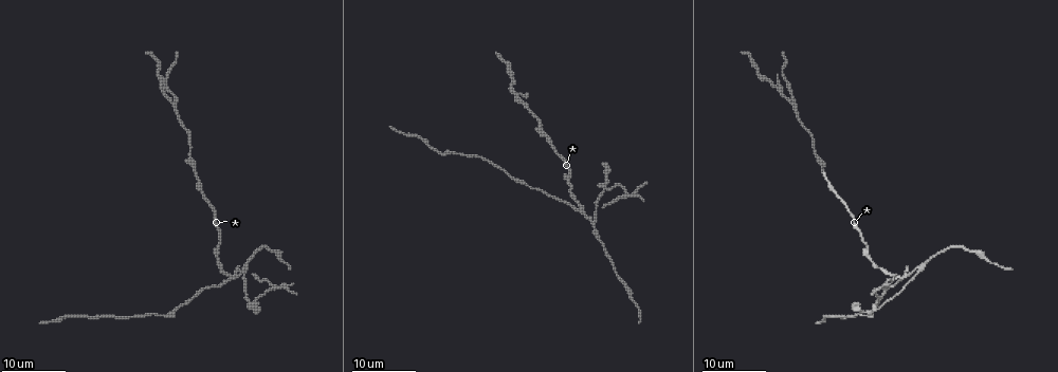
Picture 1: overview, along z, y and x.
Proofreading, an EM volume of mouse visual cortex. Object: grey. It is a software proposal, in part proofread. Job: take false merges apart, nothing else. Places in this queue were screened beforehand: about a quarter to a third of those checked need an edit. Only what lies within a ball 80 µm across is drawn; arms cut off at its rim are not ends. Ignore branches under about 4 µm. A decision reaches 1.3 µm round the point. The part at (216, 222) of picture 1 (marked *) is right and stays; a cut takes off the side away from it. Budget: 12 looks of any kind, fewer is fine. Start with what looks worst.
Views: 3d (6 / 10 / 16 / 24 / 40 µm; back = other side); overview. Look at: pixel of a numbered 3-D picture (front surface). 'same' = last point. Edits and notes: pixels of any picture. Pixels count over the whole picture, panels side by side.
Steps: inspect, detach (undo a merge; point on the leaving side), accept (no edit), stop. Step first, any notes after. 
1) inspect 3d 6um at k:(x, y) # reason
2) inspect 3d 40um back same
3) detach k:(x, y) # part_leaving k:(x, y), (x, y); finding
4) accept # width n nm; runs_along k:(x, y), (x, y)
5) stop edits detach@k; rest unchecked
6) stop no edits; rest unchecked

inspect 3d 16um at 1:(173, 103) # two arms in line, one across

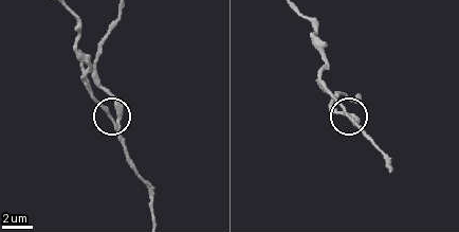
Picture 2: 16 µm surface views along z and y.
inspect 3d 10um at 2:(349, 115)

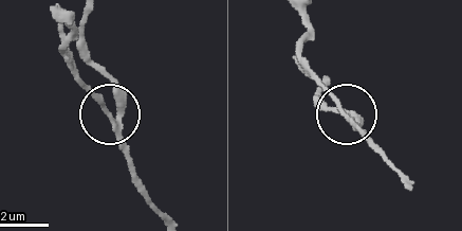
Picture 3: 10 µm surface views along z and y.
detach 3:(123, 91) # part_leaving 3:(115, 121), (111, 81), (85, 38), (87, 14); a second neuron is stuck on

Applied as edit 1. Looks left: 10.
inspect overview

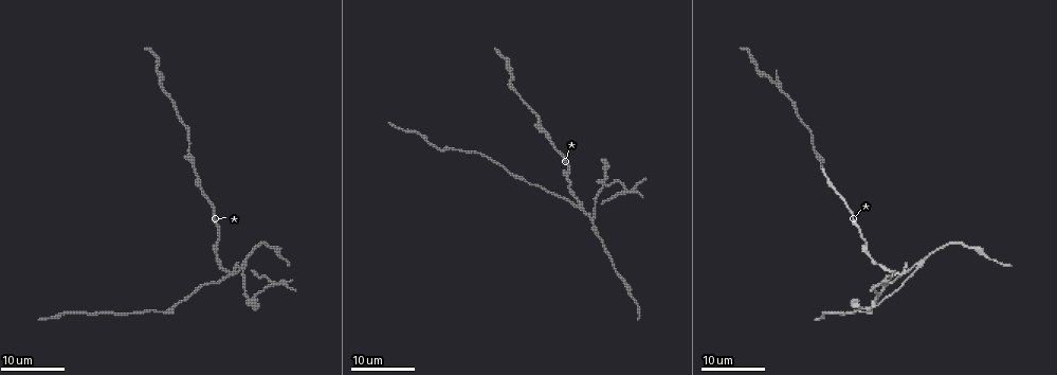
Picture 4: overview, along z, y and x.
inspect 3d 16um at 4:(578, 205) # three arms meet

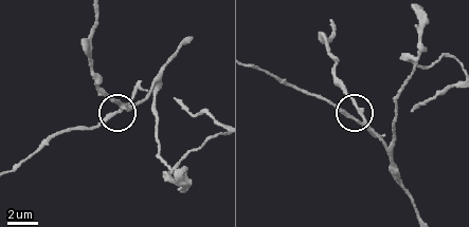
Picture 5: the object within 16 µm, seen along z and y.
inspect 3d 10um at 5:(351, 119)

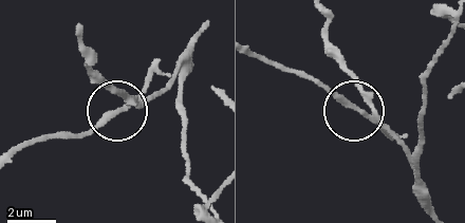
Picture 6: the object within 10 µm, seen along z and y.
inspect 3d 6um at 6:(356, 107)

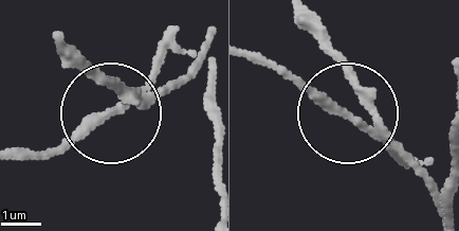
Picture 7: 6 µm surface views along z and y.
detach 7:(164, 47) # part_leaving 7:(138, 95), (50, 153), (10, 156); a second neuron is stuck on

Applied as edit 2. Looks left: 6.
inspect overview

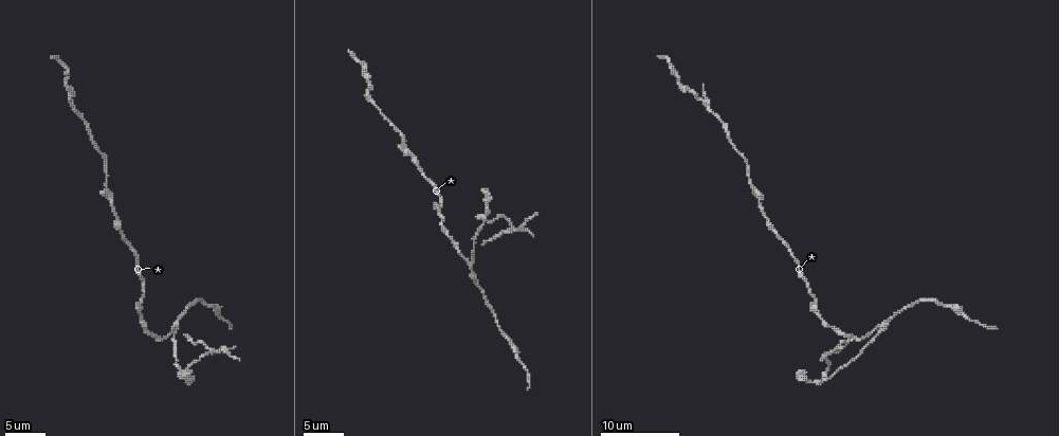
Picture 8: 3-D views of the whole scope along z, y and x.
inspect 3d 10um at 8:(473, 271) # side arm on a straight run

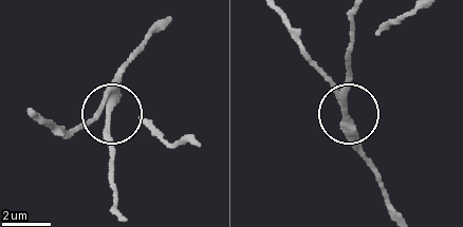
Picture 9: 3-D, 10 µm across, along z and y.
accept # side_arm 20 um; runs_along 9:(33, 110), (55, 130), (77, 128), (108, 108), (117, 72); one neuron here

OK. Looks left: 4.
inspect 3d 6um at 8:(824, 379)

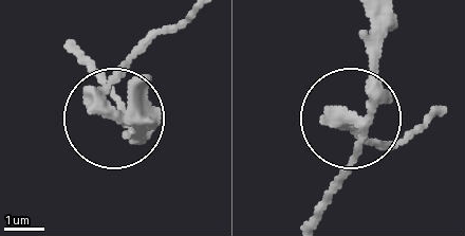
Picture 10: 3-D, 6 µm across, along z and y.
inspect 3d 6um back at 10:(119, 118)

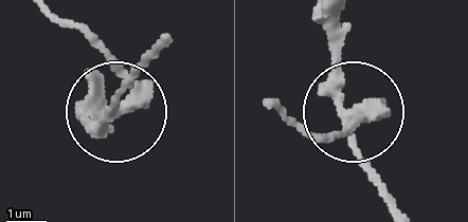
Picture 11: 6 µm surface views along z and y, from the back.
detach 11:(96, 40) # arms 4; part_leaving 11:(368, 122), (311, 132), (281, 118); two neurons meet here

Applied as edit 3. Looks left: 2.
inspect 3d 6um at 8:(404, 143) # thick turns thin

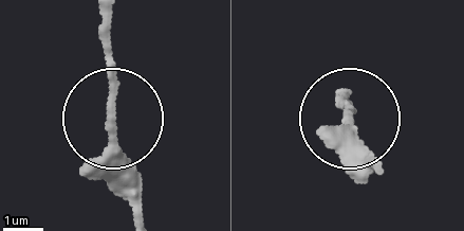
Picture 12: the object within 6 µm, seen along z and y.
accept # runs_along 12:(135, 212), (132, 172), (112, 130), (112, 19); all the same neuron

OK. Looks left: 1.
inspect 3d 16um at 8:(397, 132) # a narrow waist

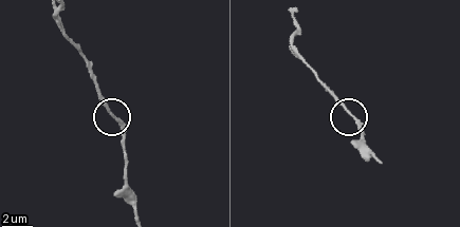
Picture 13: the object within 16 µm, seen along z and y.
accept # runs_along 13:(139, 216), (126, 180), (126, 134), (96, 90); continuous, no second neuron

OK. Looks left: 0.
stop edits detach@3, detach@7, detach@11; rest unchecked

